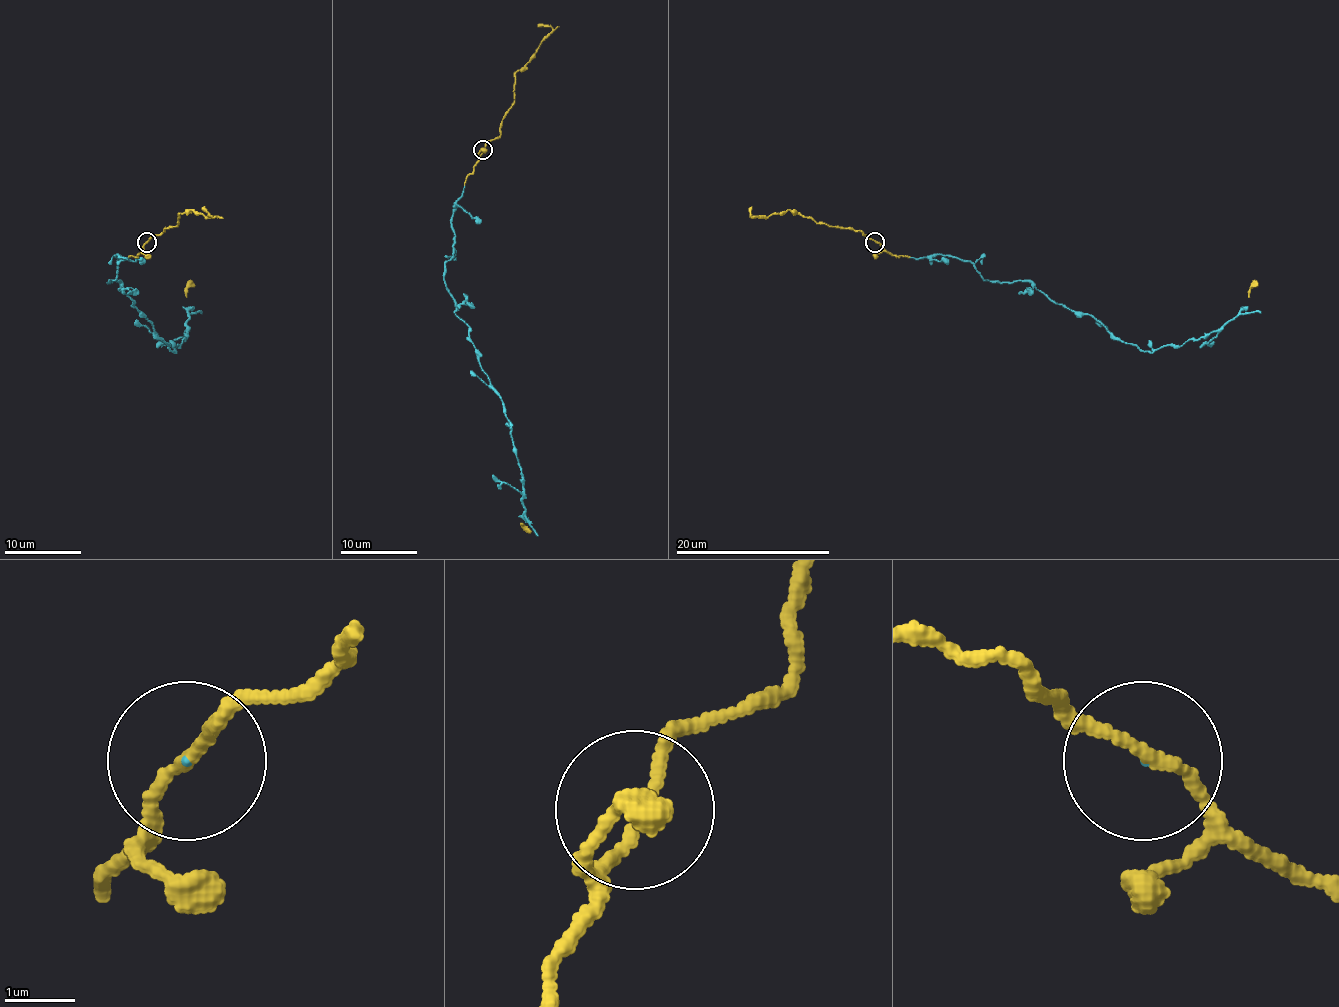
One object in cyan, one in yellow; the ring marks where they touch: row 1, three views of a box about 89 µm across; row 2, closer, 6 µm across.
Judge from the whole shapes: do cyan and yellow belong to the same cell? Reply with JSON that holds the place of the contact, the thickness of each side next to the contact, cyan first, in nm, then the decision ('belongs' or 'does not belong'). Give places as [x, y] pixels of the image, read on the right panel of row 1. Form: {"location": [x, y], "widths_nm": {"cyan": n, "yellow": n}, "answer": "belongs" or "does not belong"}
{"location": [875, 242], "widths_nm": {"cyan": 40, "yellow": 160}, "answer": "belongs"}

